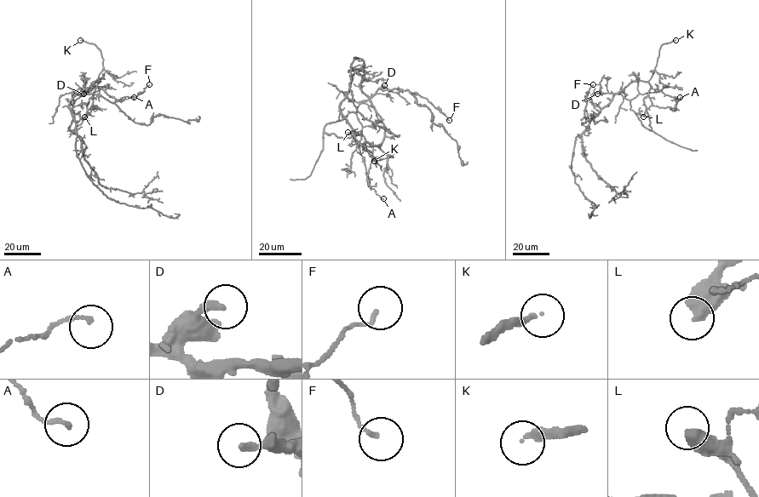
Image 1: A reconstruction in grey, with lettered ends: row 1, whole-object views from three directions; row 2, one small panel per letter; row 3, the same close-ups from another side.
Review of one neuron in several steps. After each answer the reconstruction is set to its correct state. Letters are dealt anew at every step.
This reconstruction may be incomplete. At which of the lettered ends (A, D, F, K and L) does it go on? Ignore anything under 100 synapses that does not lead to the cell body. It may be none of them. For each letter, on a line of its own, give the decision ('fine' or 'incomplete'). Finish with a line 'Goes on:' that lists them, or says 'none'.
A: fine
D: fine
F: fine
K: incomplete
L: incomplete
Goes on: K, L

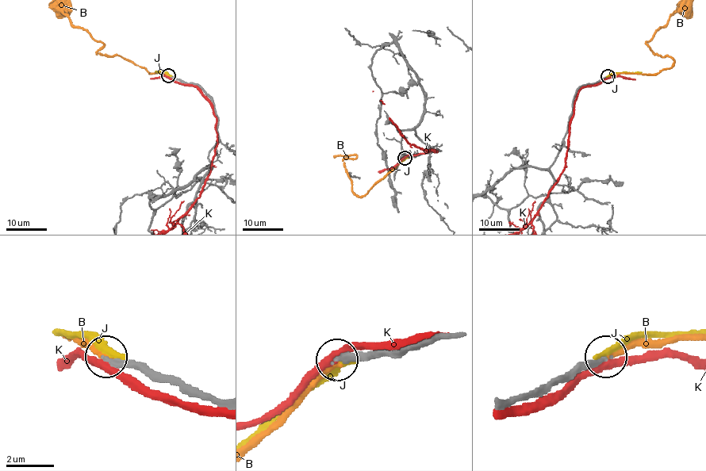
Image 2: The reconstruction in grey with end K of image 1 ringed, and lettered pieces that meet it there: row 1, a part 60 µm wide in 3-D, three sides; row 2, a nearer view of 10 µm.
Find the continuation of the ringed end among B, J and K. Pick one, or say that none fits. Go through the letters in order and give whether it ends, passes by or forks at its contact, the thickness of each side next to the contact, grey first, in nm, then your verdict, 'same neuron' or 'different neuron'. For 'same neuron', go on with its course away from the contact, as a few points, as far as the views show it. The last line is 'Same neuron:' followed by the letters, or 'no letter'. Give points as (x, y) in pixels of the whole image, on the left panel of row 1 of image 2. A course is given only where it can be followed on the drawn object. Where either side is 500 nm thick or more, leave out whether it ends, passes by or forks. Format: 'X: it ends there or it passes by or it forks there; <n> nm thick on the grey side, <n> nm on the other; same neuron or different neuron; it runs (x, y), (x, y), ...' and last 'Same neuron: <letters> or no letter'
B: it ends there; 220 nm thick on the grey side, 240 nm on the other; same neuron; it runs (168, 76), (149, 73), (123, 57), (97, 53), (103, 44), (73, 25), (59, 8)
J: it ends there; 300 nm thick on the grey side, 280 nm on the other; different neuron
K: it passes by; 280 nm thick on the grey side, 320 nm on the other; different neuron
Same neuron: B

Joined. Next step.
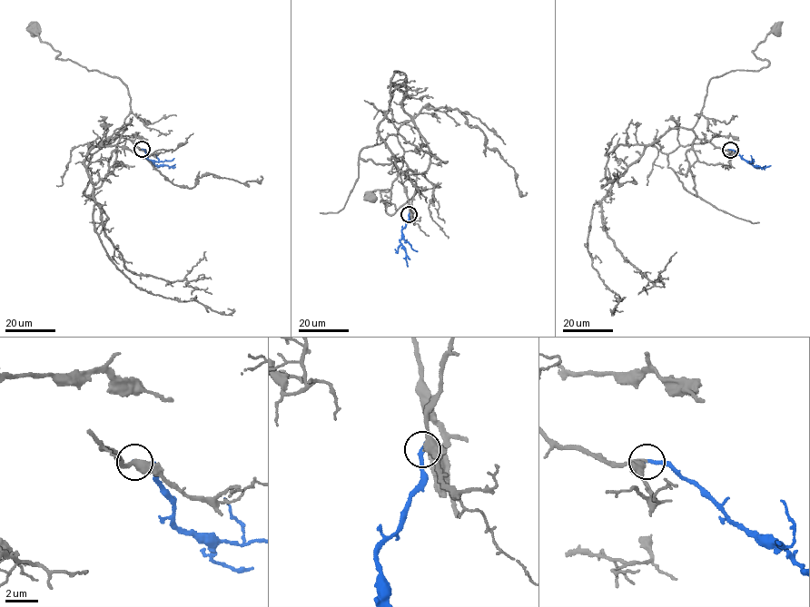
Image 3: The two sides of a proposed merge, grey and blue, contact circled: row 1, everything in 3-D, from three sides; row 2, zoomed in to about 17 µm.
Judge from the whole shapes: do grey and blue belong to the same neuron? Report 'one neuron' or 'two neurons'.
one neuron

